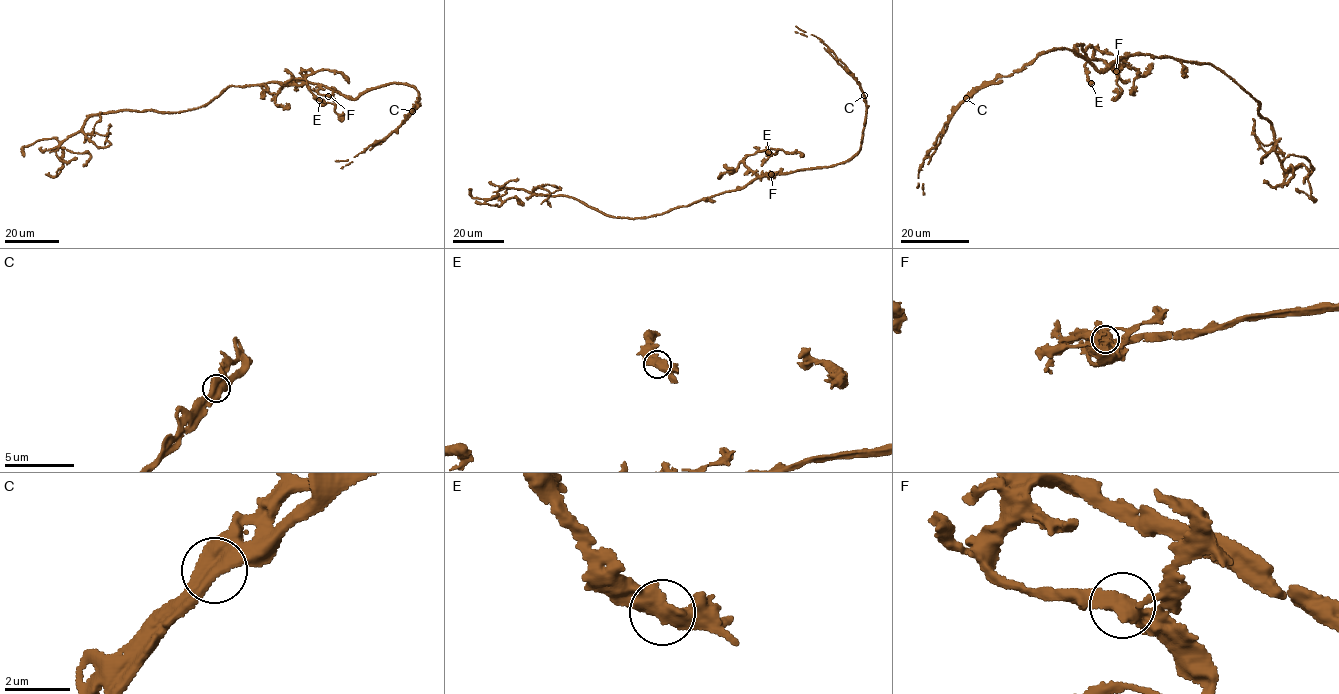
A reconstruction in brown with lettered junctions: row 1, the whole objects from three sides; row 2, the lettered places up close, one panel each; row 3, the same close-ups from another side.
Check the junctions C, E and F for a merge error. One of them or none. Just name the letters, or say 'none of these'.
C

